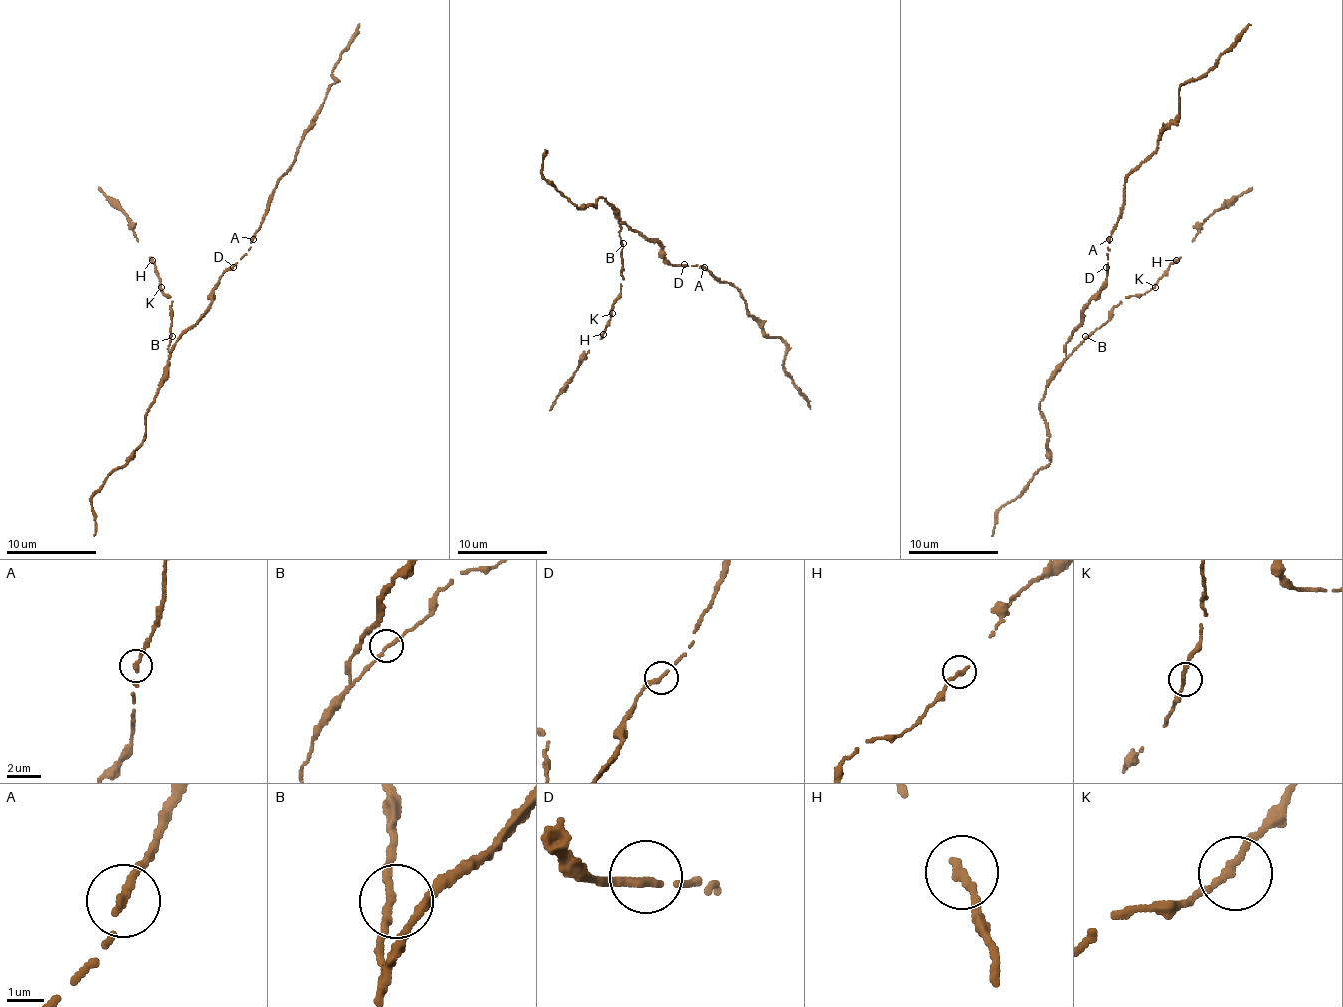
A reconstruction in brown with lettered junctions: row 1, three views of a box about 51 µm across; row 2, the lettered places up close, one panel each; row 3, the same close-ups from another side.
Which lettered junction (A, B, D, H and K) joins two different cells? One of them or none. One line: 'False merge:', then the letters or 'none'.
False merge: none

